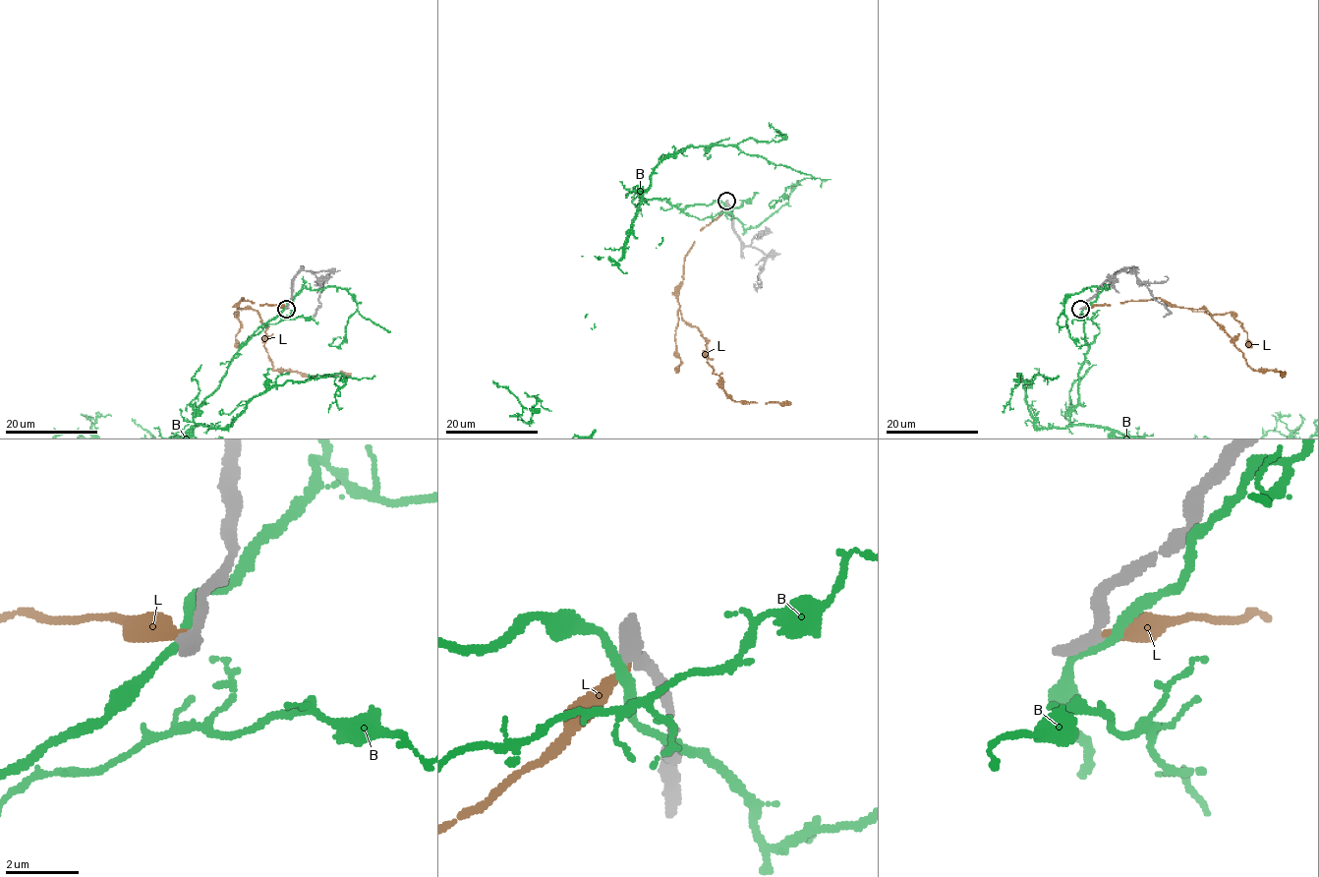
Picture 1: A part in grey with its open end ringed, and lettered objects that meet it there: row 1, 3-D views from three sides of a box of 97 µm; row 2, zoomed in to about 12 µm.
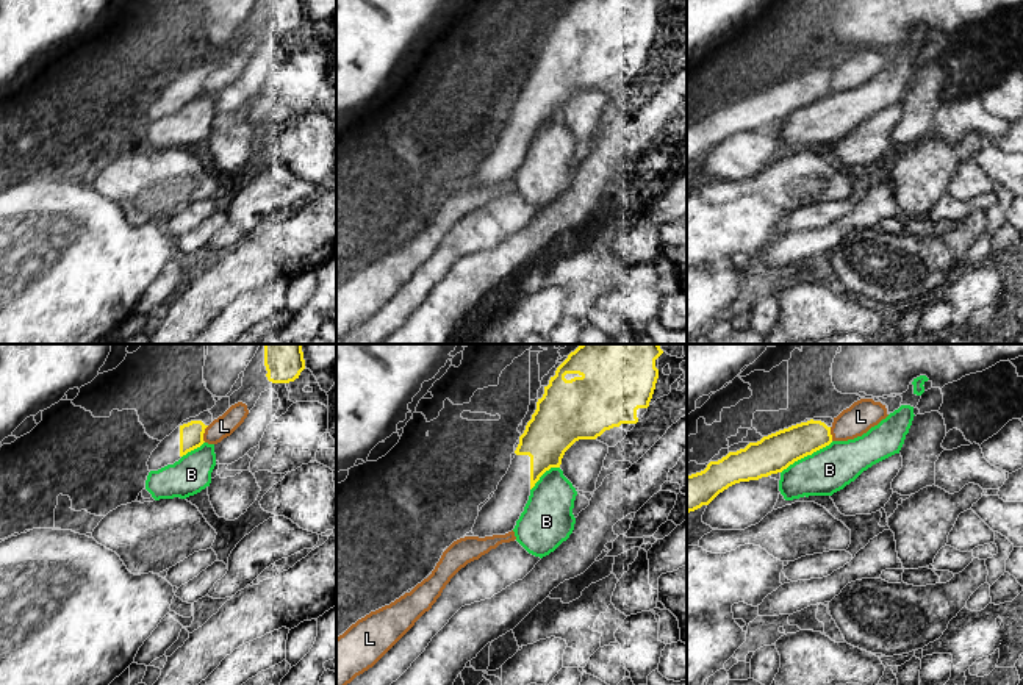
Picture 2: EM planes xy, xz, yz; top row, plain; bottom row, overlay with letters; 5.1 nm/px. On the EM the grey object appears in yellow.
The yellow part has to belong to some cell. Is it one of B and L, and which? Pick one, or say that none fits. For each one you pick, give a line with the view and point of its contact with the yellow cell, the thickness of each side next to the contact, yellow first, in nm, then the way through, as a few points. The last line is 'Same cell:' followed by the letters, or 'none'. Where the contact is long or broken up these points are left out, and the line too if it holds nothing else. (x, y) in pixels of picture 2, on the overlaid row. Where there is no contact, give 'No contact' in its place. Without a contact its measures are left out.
Same cell: none

